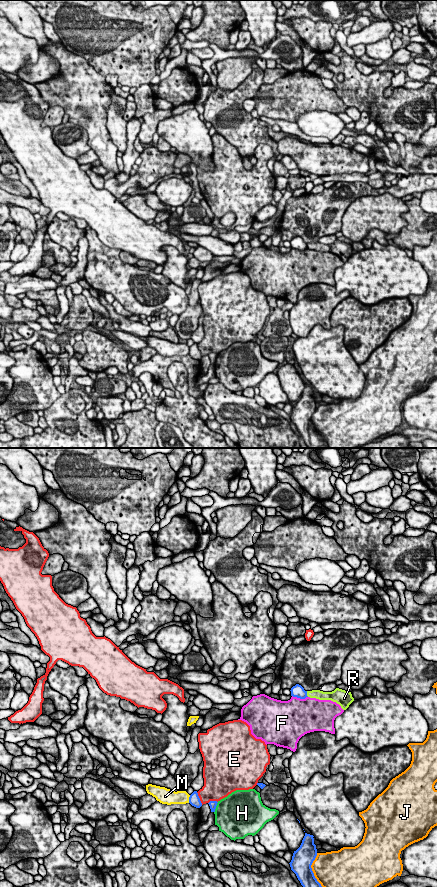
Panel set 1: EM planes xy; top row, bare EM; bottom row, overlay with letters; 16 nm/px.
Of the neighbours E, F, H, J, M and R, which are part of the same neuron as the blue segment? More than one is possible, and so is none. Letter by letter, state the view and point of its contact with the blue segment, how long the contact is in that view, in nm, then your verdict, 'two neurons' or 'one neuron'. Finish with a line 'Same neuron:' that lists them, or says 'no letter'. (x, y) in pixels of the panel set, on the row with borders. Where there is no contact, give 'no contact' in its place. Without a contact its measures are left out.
E: xy (199, 798) | 240 nm | two neurons
F: xy (300, 698) | 260 nm | two neurons
H: xy (215, 807) | 190 nm | two neurons
J: xy (311, 870) | 550 nm | two neurons
M: xy (189, 799) | 130 nm | two neurons
R: xy (306, 694) | 100 nm | two neurons
Same neuron: no letter

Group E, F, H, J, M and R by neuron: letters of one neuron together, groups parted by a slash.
E / F / H / J / M / R

